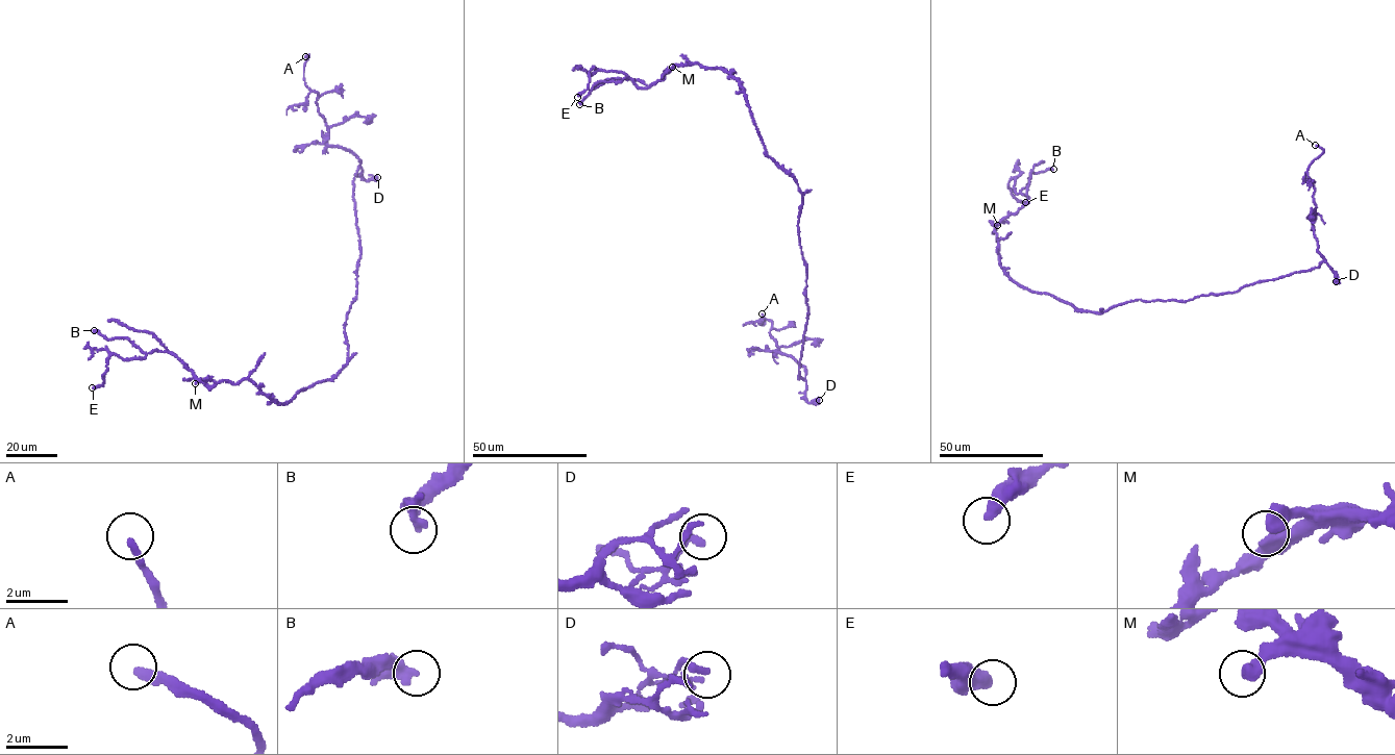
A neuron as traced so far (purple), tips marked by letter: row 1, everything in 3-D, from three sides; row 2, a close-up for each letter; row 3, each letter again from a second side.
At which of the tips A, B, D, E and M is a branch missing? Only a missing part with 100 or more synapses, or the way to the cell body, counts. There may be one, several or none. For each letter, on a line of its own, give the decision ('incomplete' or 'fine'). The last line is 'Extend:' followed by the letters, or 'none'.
A: incomplete
B: fine
D: fine
E: fine
M: fine
Extend: A

